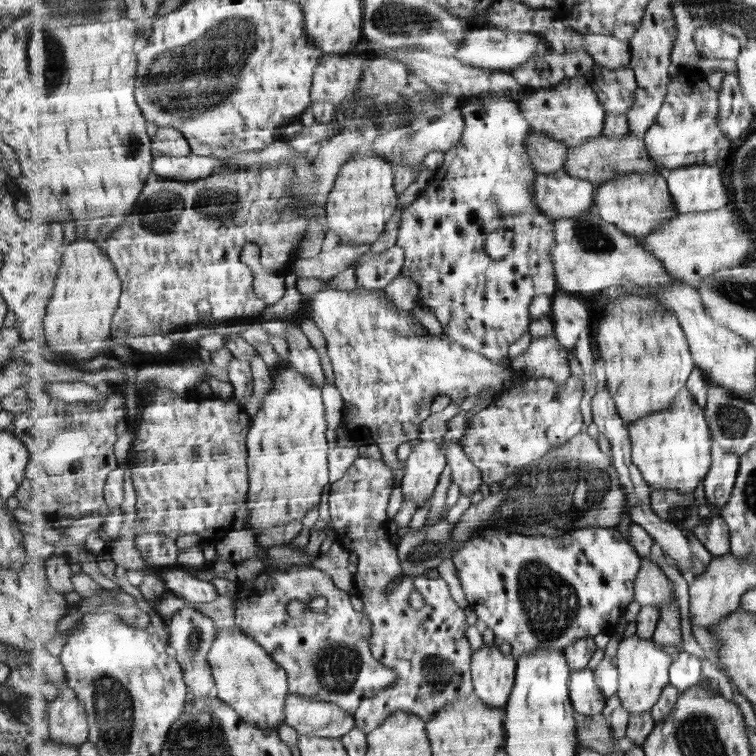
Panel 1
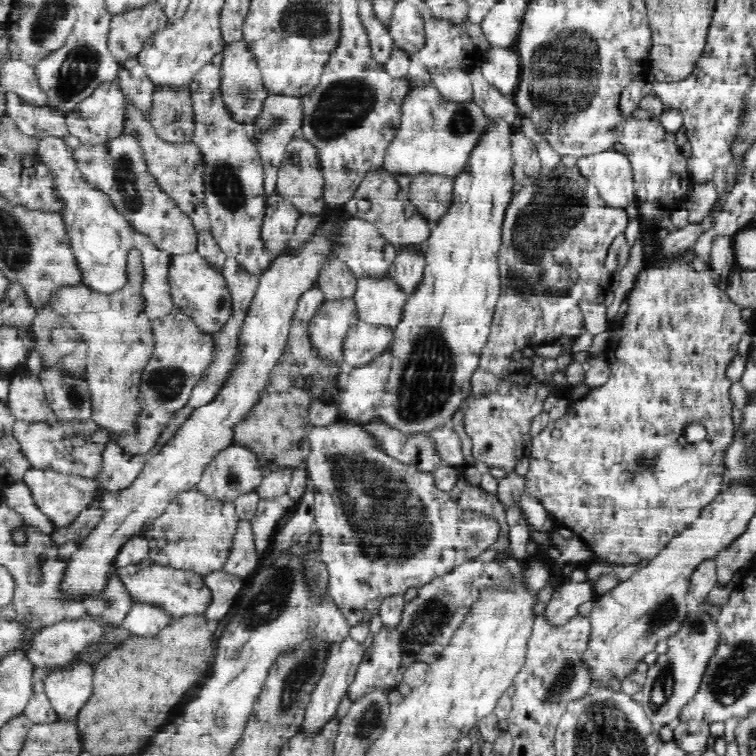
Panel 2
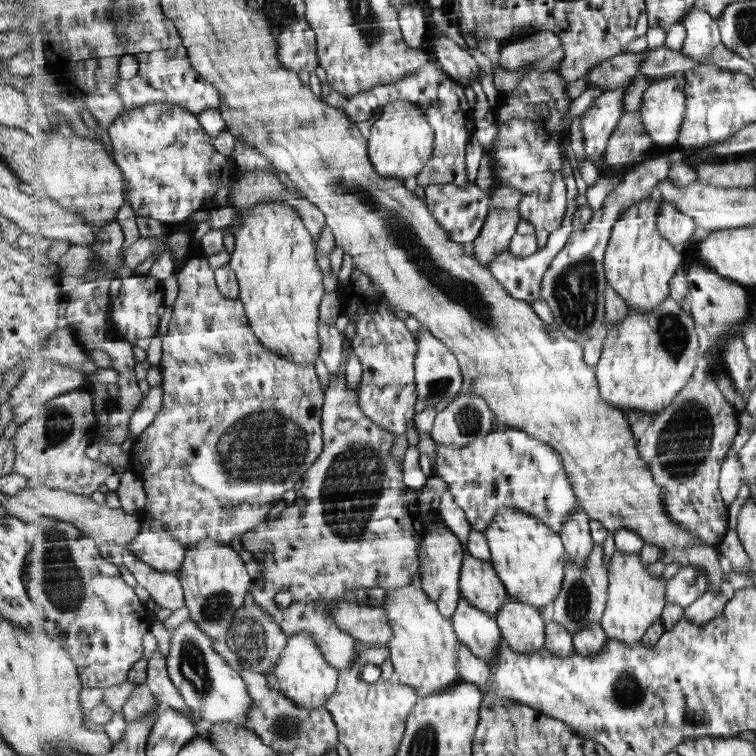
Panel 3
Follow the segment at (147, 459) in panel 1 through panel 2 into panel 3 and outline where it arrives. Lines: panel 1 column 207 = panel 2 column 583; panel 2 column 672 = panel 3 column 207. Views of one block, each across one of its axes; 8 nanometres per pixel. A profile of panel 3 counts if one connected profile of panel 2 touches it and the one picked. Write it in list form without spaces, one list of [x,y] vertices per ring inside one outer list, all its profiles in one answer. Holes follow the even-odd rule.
[[[199,253],[188,257],[185,265],[176,273],[179,284],[178,296],[172,306],[172,319],[168,331],[161,337],[163,355],[159,362],[164,388],[164,405],[151,426],[148,426],[135,440],[128,445],[131,458],[128,470],[133,471],[144,482],[148,496],[147,509],[157,520],[163,521],[174,537],[182,542],[185,548],[195,545],[206,538],[219,539],[226,545],[231,544],[235,536],[245,535],[256,526],[265,522],[265,516],[283,494],[304,478],[304,474],[324,453],[324,402],[325,392],[321,388],[319,374],[313,363],[300,363],[286,359],[266,347],[256,332],[249,325],[244,302],[227,298],[216,281],[216,271],[209,266],[207,258]]]

